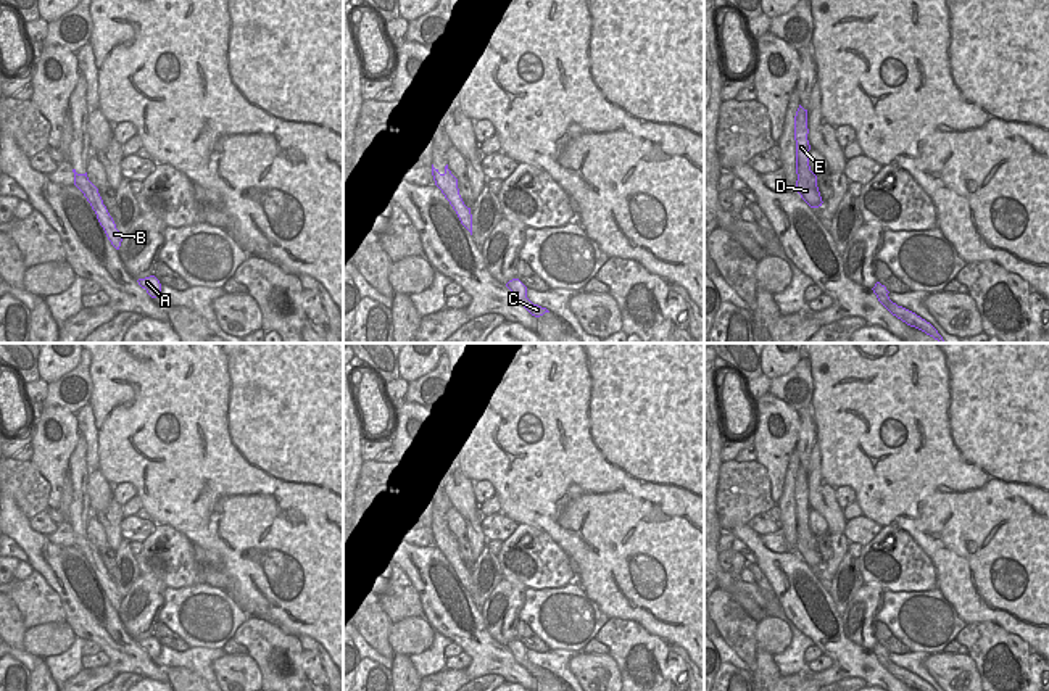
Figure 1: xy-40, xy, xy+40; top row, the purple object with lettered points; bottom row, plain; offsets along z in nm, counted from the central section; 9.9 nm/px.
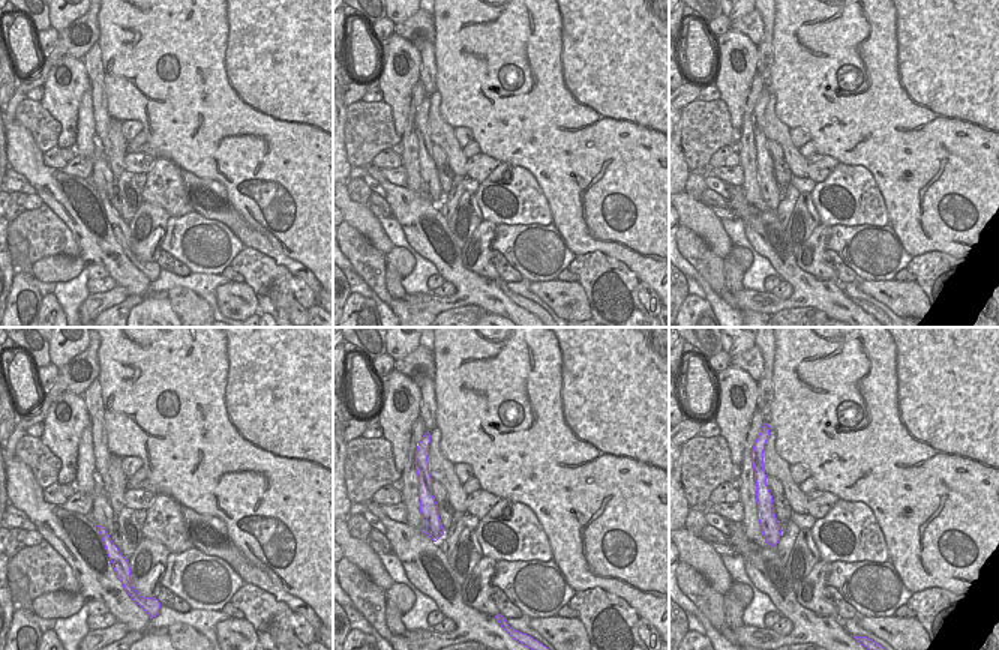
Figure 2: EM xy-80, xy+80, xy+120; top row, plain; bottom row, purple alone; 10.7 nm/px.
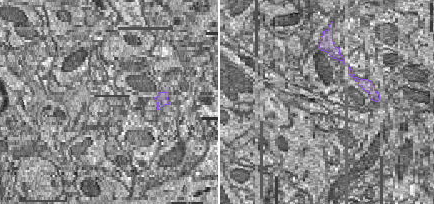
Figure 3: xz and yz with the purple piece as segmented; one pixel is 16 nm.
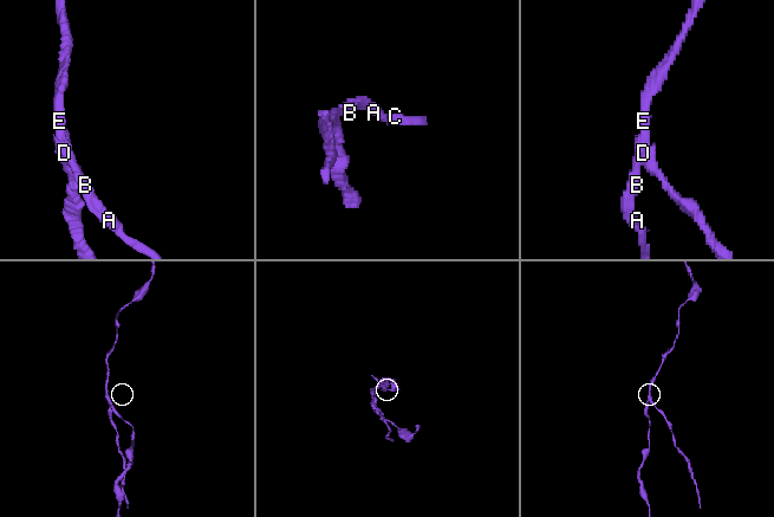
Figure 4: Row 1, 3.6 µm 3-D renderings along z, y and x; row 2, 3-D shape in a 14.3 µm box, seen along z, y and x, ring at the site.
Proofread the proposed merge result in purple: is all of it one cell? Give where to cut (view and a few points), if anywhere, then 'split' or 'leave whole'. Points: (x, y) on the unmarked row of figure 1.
cut in xy-40 along (74, 543), (91, 562); split

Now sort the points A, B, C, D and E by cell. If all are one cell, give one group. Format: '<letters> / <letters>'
A B C / D E

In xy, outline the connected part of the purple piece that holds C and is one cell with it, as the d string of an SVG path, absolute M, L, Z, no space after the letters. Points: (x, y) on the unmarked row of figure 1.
M512 639L506 644L506 648L512 652L516 662L519 665L522 665L532 677L540 678L545 673L549 673L546 668L541 668L538 665L533 665L529 659L527 659L527 648L519 641L519 639Z

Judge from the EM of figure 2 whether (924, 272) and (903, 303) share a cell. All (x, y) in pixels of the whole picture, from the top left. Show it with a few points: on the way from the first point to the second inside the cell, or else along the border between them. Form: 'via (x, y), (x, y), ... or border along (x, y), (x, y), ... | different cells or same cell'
border along (914, 281), (921, 290), (927, 311) | different cells

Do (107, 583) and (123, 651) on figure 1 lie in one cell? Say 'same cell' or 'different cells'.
different cells

